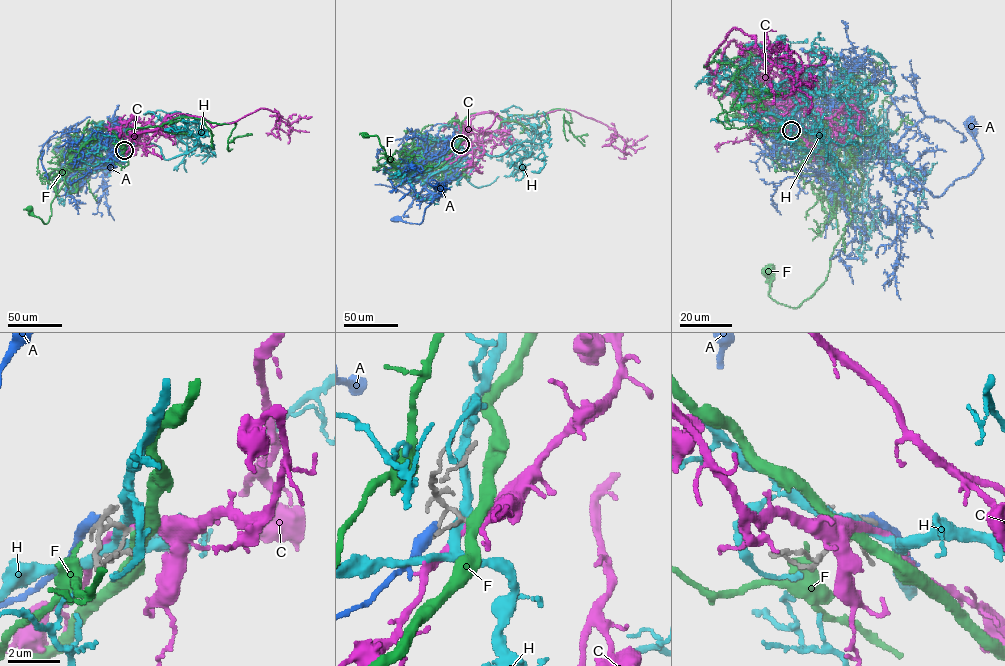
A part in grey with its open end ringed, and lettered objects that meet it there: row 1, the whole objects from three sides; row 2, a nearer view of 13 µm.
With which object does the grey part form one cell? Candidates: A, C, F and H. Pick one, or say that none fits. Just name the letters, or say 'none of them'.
C

